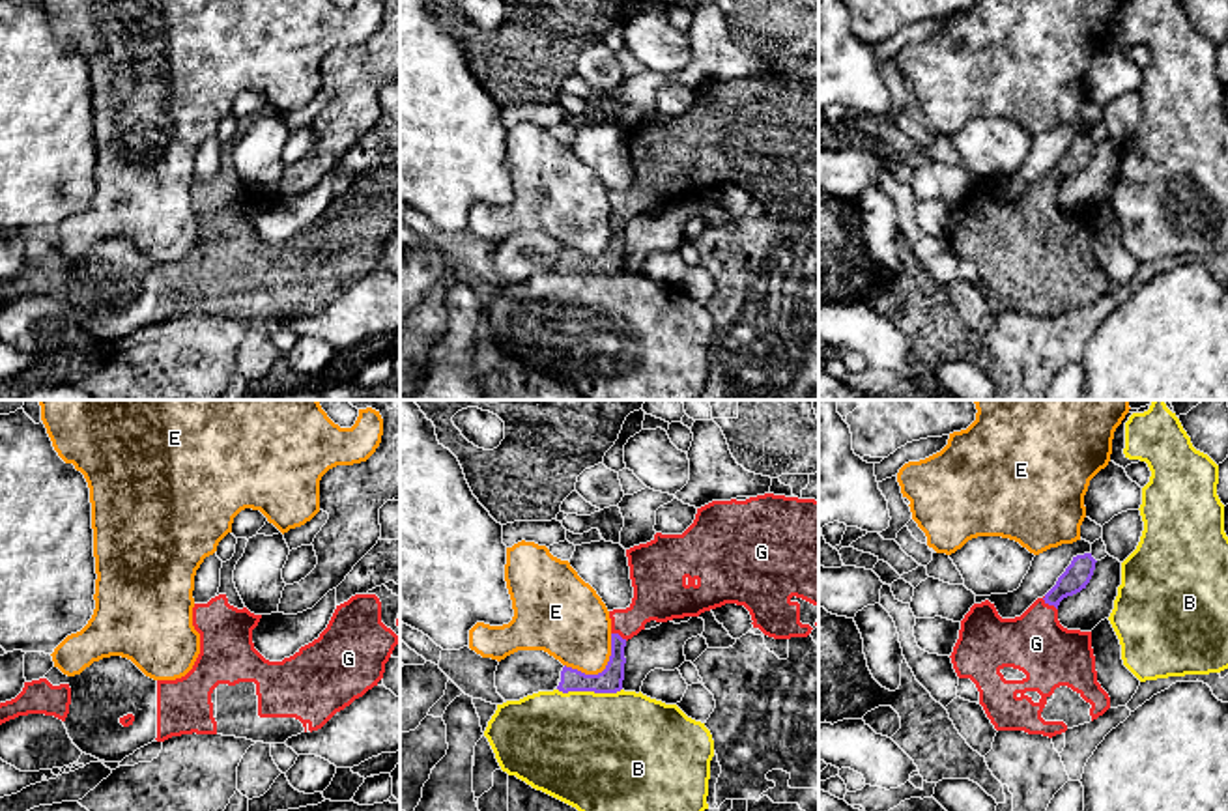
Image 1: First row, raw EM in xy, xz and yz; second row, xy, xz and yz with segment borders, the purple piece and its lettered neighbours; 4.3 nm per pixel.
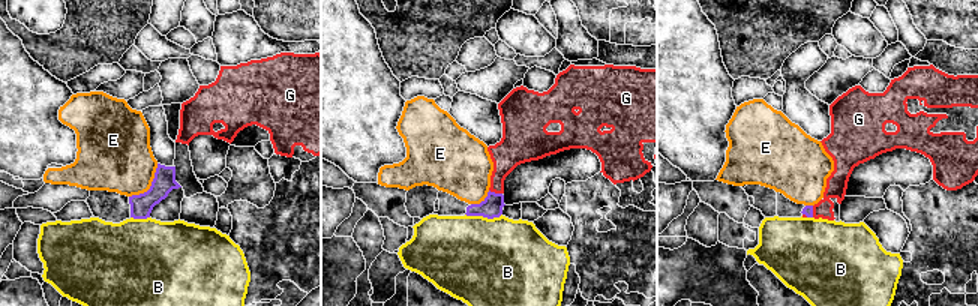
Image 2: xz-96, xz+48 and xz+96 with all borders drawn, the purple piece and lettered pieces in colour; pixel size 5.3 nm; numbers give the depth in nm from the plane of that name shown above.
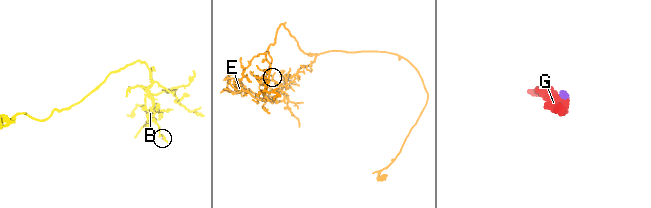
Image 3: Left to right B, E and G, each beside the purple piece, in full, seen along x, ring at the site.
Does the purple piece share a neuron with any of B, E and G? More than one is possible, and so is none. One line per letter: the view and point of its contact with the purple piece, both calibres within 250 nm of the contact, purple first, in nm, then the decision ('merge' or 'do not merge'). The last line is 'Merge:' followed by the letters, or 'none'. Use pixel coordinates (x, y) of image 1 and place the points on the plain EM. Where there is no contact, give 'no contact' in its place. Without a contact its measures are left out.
B: xz (589, 271) | 110/480 nm | do not merge
E: xz (602, 253) | 110/320 nm | do not merge
G: yz (1049, 185) | 120/280 nm | merge
Merge: G

